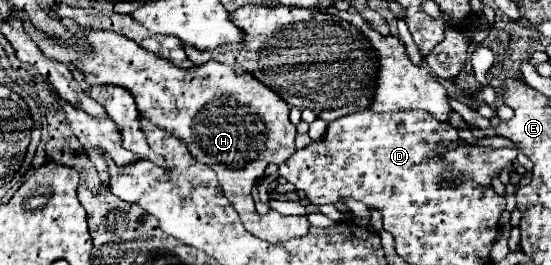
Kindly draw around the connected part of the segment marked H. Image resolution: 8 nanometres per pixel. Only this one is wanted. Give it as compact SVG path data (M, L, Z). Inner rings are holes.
M86 30L86 36L92 50L71 59L82 62L85 81L89 85L112 84L130 90L144 118L184 140L190 154L218 174L218 182L230 204L238 210L244 228L268 242L284 242L308 234L310 222L304 216L282 216L278 212L260 216L252 206L248 208L248 188L266 168L264 162L280 165L296 152L296 126L288 118L290 106L276 92L256 82L252 74L236 74L216 60L192 72L174 66L116 32ZM246 162L250 166L254 162L252 174L246 174Z

